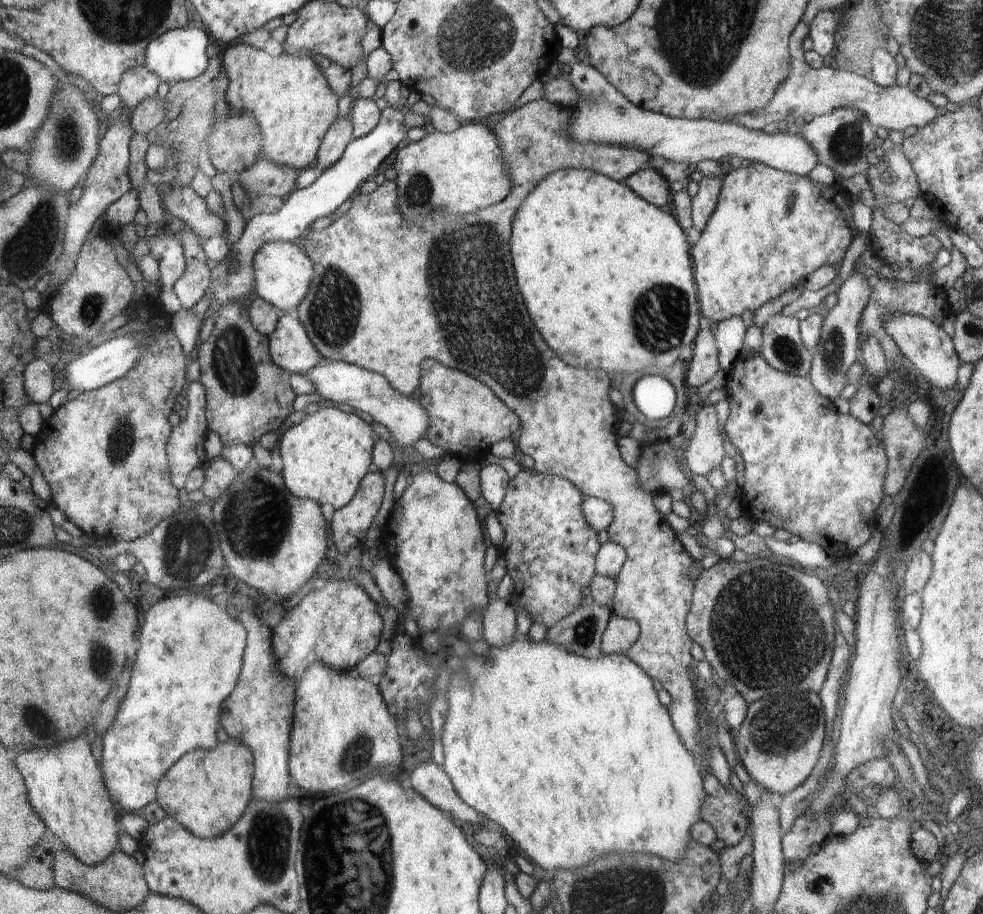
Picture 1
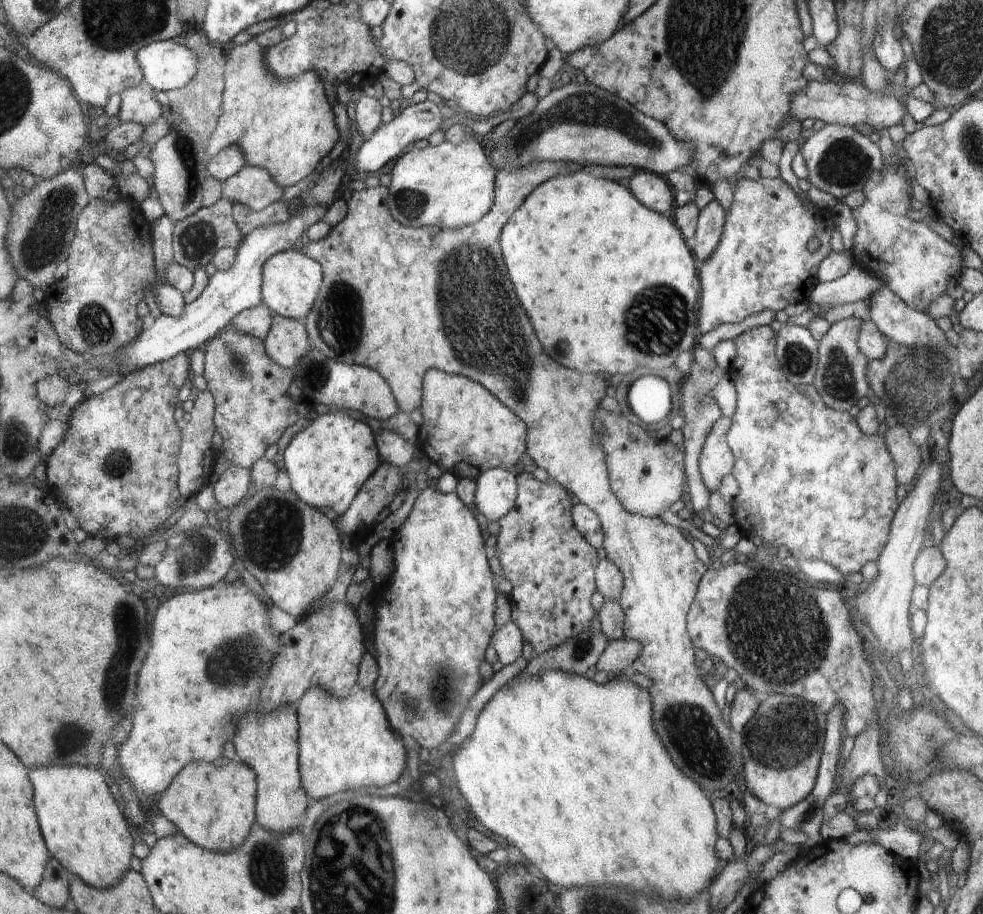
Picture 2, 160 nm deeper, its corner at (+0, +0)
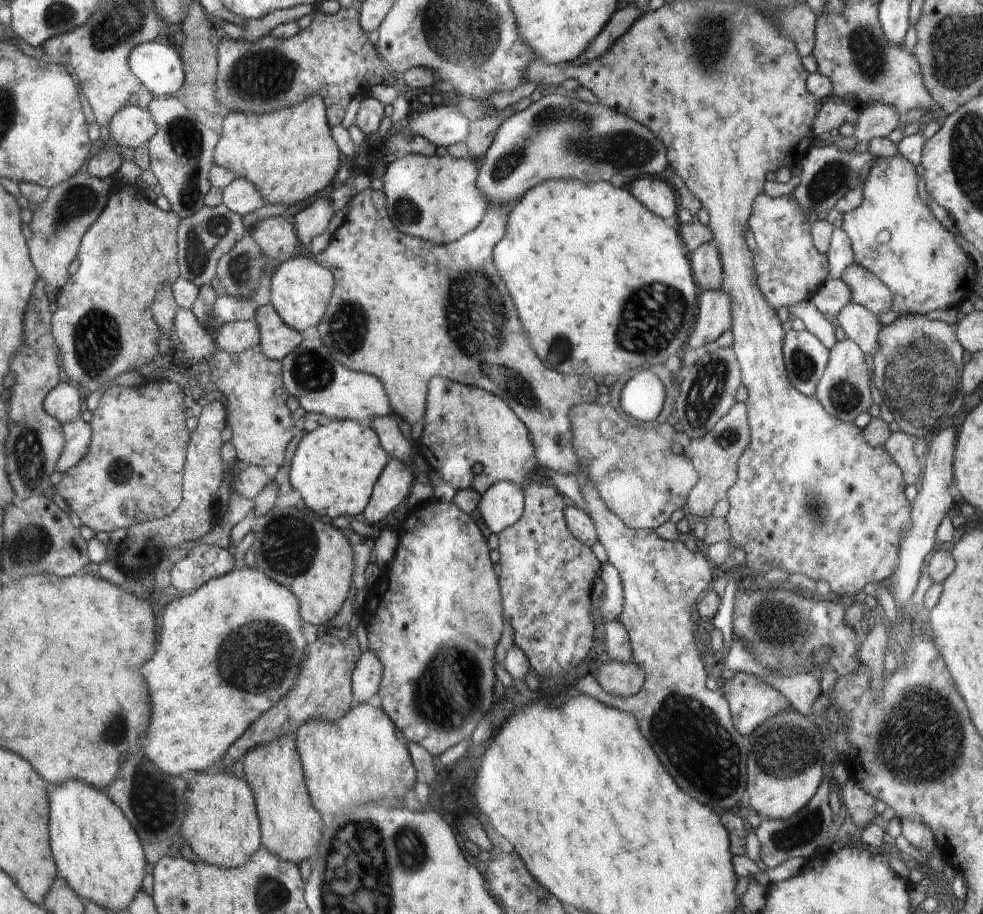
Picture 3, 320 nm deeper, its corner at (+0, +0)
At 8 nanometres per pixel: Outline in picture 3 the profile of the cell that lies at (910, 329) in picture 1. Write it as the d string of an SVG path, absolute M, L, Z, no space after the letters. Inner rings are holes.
M855 262L842 273L841 279L850 289L852 302L865 306L877 317L891 309L893 296L875 274Z

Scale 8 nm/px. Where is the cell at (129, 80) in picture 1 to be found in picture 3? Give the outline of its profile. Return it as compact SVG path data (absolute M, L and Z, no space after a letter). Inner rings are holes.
M137 104L121 108L108 127L109 142L119 145L128 154L138 147L146 147L157 129L149 110Z

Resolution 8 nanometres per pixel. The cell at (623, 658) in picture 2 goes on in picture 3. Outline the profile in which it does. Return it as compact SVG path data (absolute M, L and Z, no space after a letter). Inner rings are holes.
M608 660L599 668L596 680L606 692L626 698L643 687L645 674L633 660L627 663Z

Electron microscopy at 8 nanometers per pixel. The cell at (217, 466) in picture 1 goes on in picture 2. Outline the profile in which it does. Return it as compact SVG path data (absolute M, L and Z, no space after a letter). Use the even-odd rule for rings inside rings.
M231 464L214 483L214 495L219 506L231 509L236 507L247 496L251 478L249 469Z

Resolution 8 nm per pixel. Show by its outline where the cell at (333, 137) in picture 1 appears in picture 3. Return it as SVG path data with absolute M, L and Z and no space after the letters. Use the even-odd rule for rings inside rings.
M318 198L312 204L307 204L304 210L300 210L294 216L293 224L299 244L310 246L314 237L327 230L328 222L334 213L331 202L324 198Z

